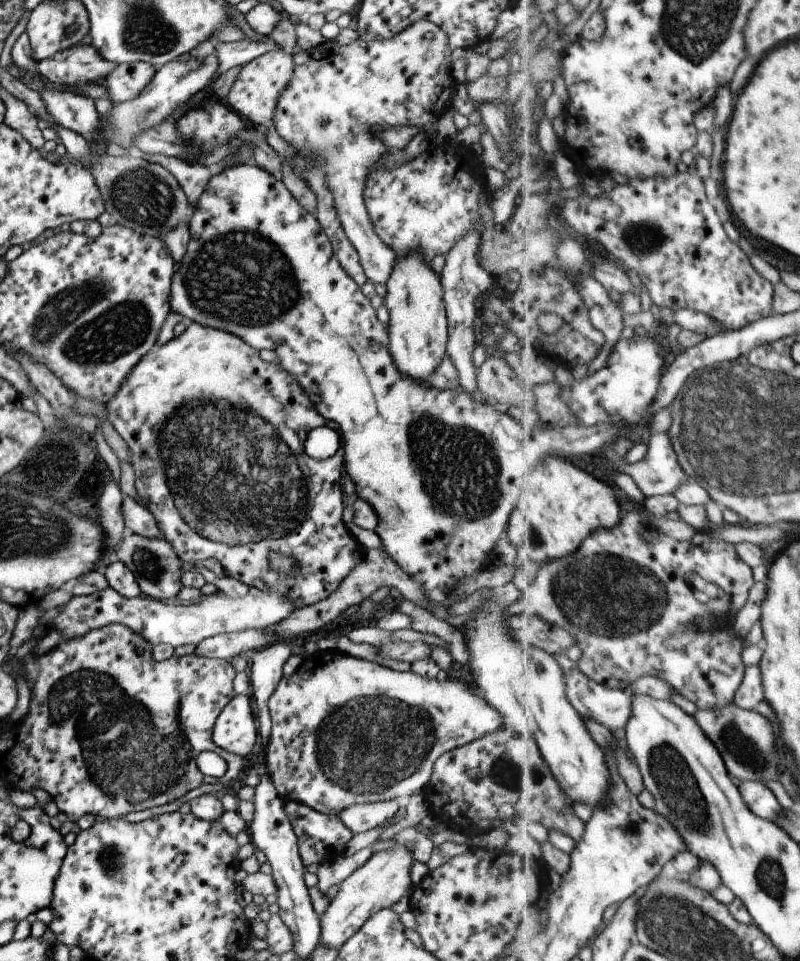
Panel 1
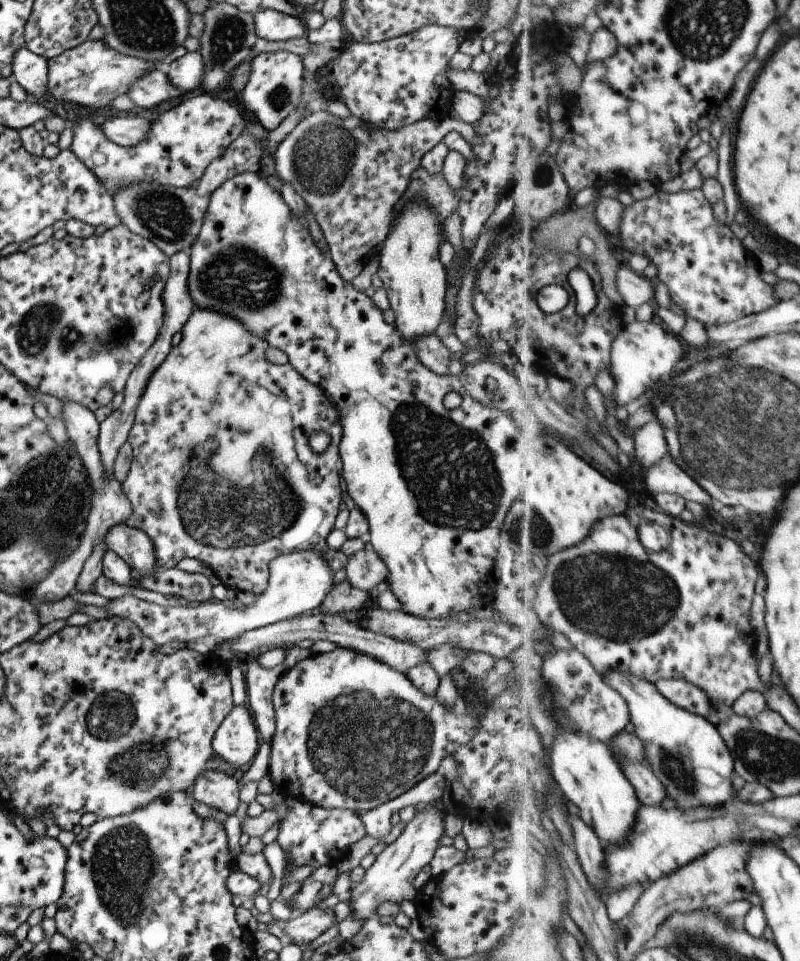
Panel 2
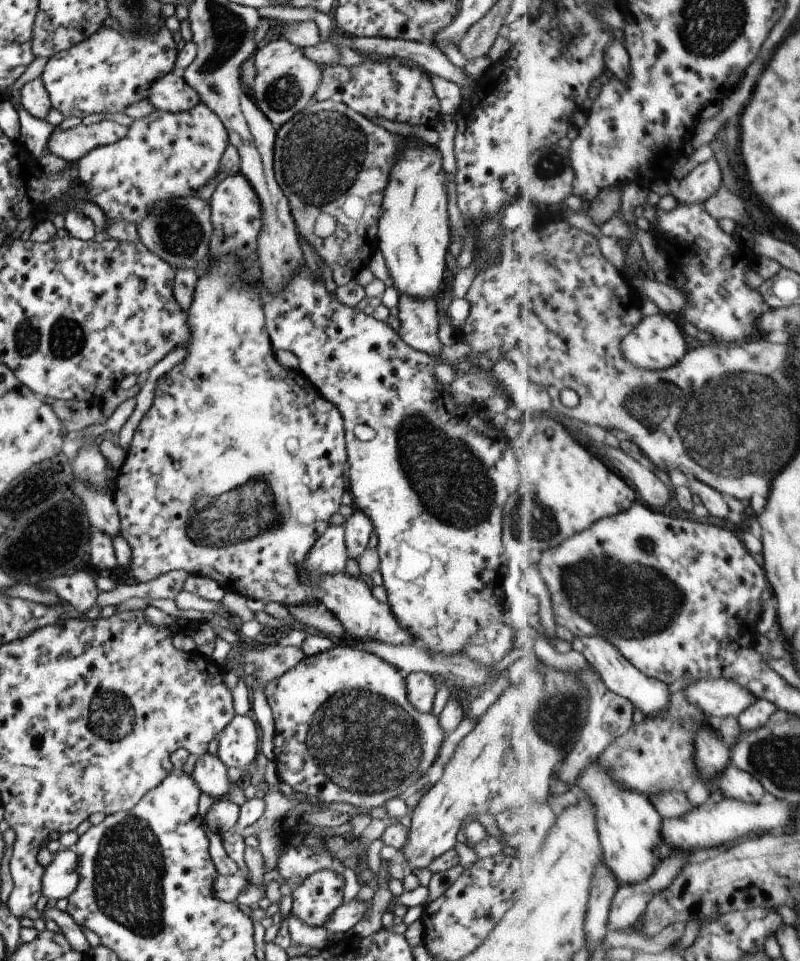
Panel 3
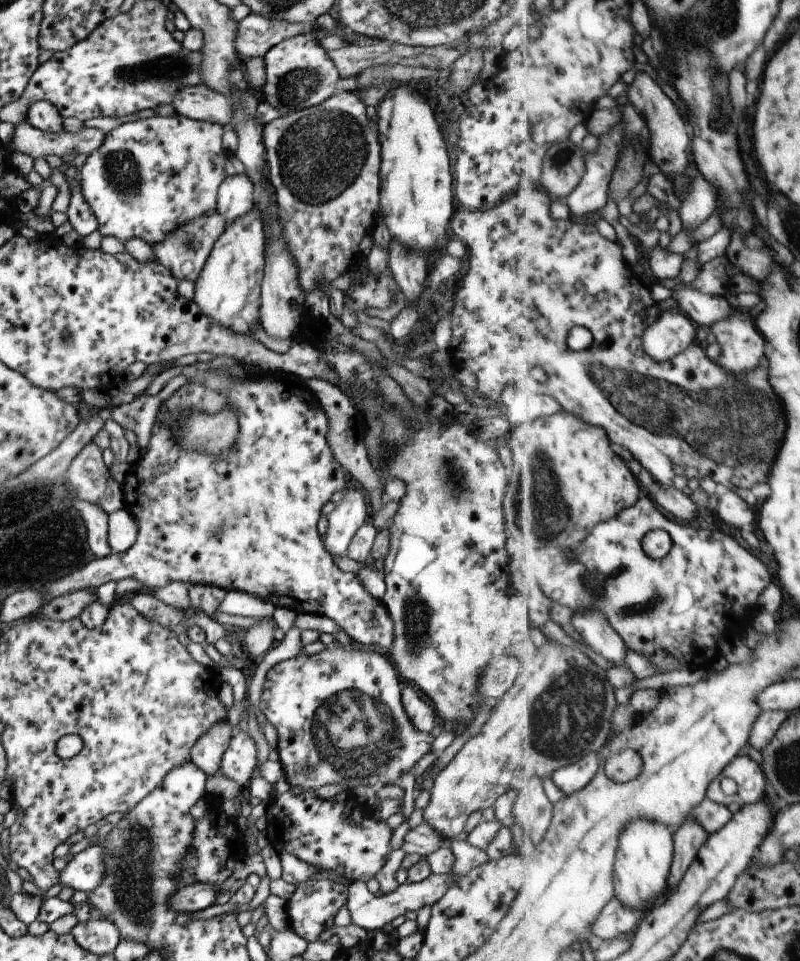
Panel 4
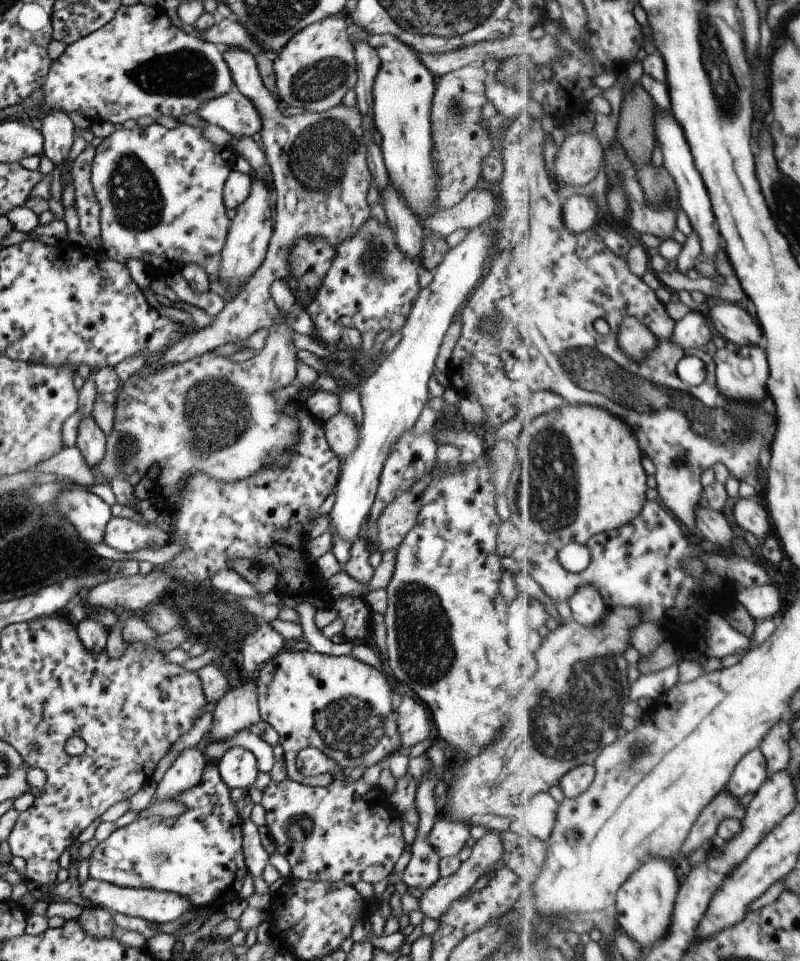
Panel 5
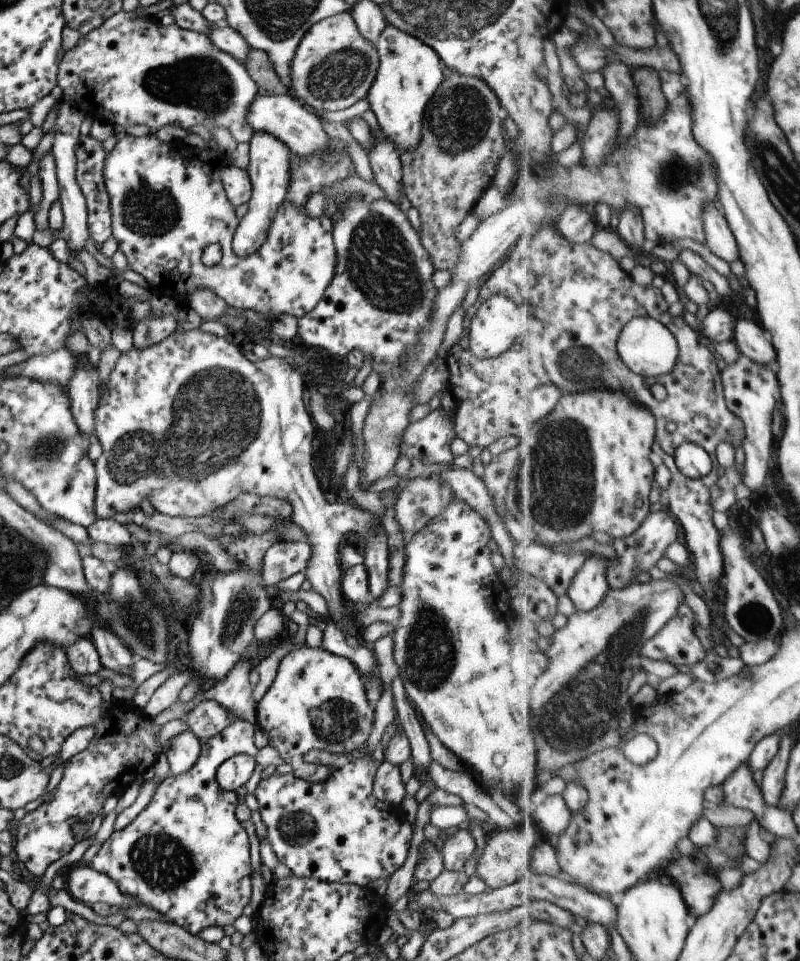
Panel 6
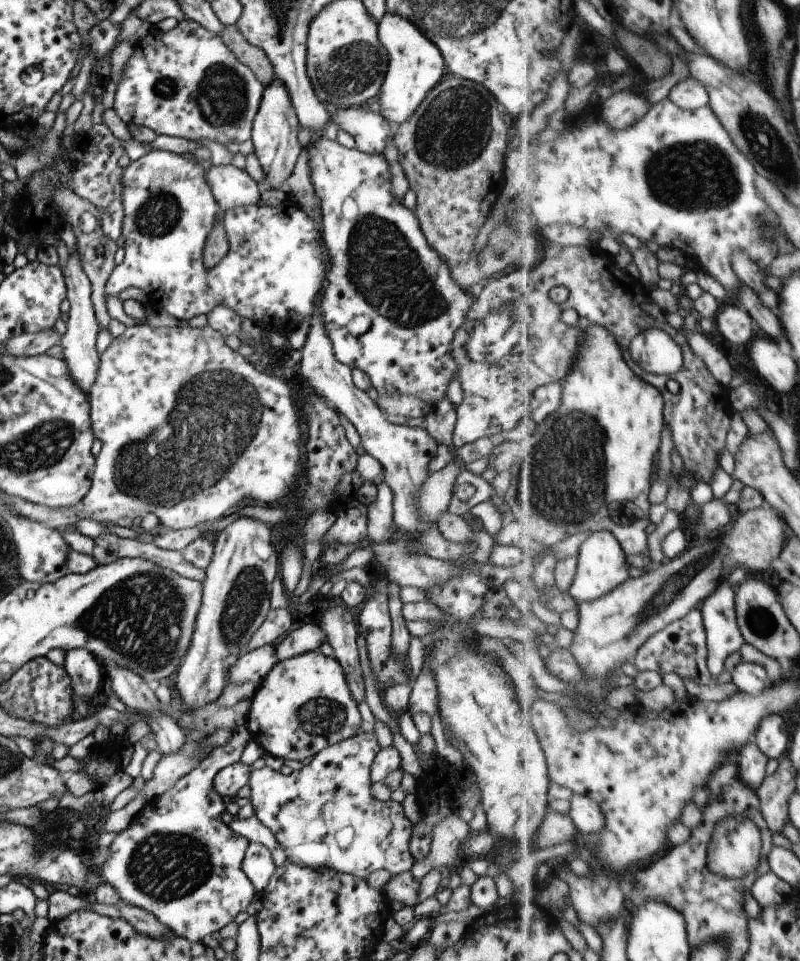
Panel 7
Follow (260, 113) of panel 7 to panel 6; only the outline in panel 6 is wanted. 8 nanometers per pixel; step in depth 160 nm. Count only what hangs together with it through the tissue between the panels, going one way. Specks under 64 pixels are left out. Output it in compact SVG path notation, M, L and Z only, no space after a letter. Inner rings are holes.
M255 131L248 142L248 174L252 189L247 202L247 212L238 220L235 227L231 248L237 256L249 256L255 252L262 242L272 221L273 215L286 198L288 181L290 180L290 150L285 143L272 134Z

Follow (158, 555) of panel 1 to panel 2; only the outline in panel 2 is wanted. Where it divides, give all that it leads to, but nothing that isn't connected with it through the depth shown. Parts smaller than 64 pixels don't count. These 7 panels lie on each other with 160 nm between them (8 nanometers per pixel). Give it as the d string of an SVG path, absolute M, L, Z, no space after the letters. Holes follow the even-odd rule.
M119 523L109 528L102 540L130 569L140 575L157 573L153 545L144 532Z

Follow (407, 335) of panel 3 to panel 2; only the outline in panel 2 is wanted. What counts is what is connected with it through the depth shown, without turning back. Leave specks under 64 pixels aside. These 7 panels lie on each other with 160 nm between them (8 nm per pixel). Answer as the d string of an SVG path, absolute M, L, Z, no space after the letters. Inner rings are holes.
M431 333L428 337L421 337L413 344L416 351L416 357L421 364L427 367L427 370L438 375L447 375L447 366L452 356L443 346L443 343Z

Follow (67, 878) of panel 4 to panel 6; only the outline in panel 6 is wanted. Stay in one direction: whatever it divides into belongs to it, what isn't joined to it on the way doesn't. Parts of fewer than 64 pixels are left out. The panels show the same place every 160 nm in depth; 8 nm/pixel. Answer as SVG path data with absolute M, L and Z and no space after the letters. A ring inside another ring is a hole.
M235 720L229 726L223 728L221 732L218 732L215 736L207 740L200 746L199 756L192 764L192 767L189 767L185 772L178 775L173 774L163 779L155 789L149 804L137 814L130 824L119 831L113 831L89 862L93 870L106 874L117 885L122 895L128 896L138 903L143 903L143 906L157 911L167 921L175 923L192 935L196 935L203 928L207 928L207 926L220 926L223 928L226 924L233 924L235 918L241 914L241 910L245 908L245 904L250 899L249 838L245 830L239 826L239 821L234 815L237 804L235 793L221 790L215 782L215 773L219 765L233 755L244 754L253 757L257 754L258 749L253 745L253 729L254 726L250 722Z

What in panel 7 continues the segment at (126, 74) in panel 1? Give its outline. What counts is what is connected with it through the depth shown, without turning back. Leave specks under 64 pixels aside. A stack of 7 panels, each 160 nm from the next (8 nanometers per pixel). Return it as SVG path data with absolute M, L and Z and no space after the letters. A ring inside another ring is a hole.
M326 137L319 139L311 138L303 149L306 150L308 156L308 171L310 181L314 188L314 193L318 196L318 206L320 210L320 234L324 248L327 249L326 254L329 262L327 272L324 274L324 295L320 304L322 312L322 323L324 324L327 336L329 337L333 354L335 358L347 365L350 369L359 369L369 377L371 386L375 389L379 397L388 397L389 395L413 395L415 398L421 399L435 406L436 403L446 398L445 389L452 378L456 378L458 364L456 360L449 354L450 342L452 341L455 330L457 330L464 322L468 313L472 300L475 296L469 296L466 289L461 288L451 277L448 264L443 257L438 255L425 240L421 229L419 228L414 211L407 209L401 203L401 200L395 199L391 193L391 183L389 183L389 164L381 153L364 153L355 147L346 149L340 146L337 141L328 140ZM358 314L365 314L371 319L370 326L361 336L352 336L347 331L347 322Z

